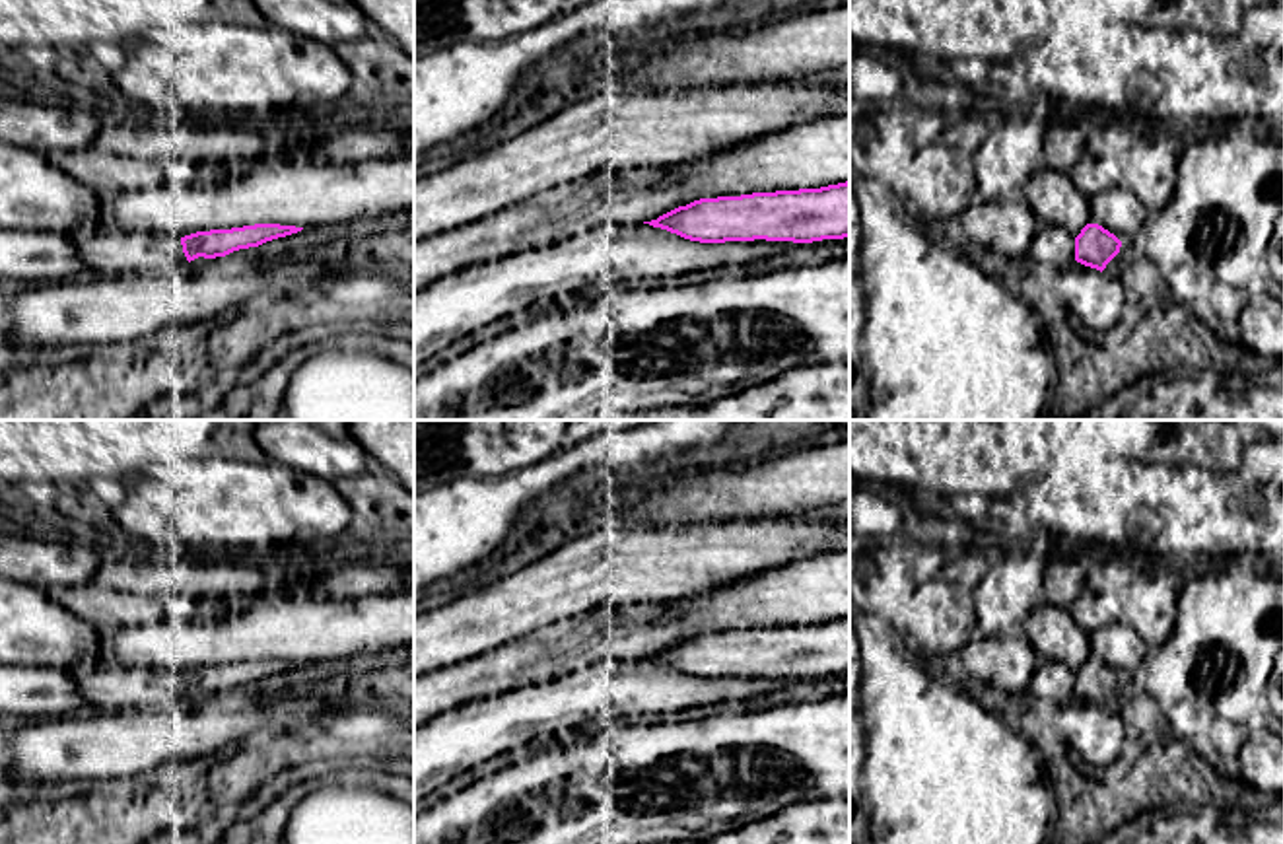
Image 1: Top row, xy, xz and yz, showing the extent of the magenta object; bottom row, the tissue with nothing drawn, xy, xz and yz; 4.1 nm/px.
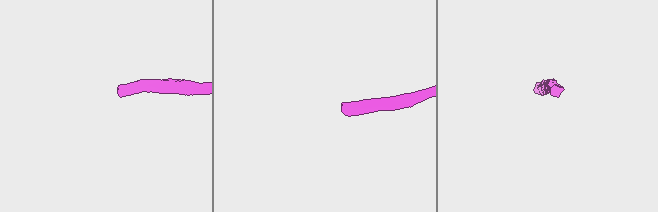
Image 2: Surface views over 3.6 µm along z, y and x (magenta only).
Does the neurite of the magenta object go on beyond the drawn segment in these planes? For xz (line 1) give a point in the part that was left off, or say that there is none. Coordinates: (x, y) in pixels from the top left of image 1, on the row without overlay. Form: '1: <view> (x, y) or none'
1: none

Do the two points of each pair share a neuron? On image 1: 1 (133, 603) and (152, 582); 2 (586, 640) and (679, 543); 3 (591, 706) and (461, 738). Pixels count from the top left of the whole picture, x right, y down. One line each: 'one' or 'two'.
1: two
2: two
3: one

